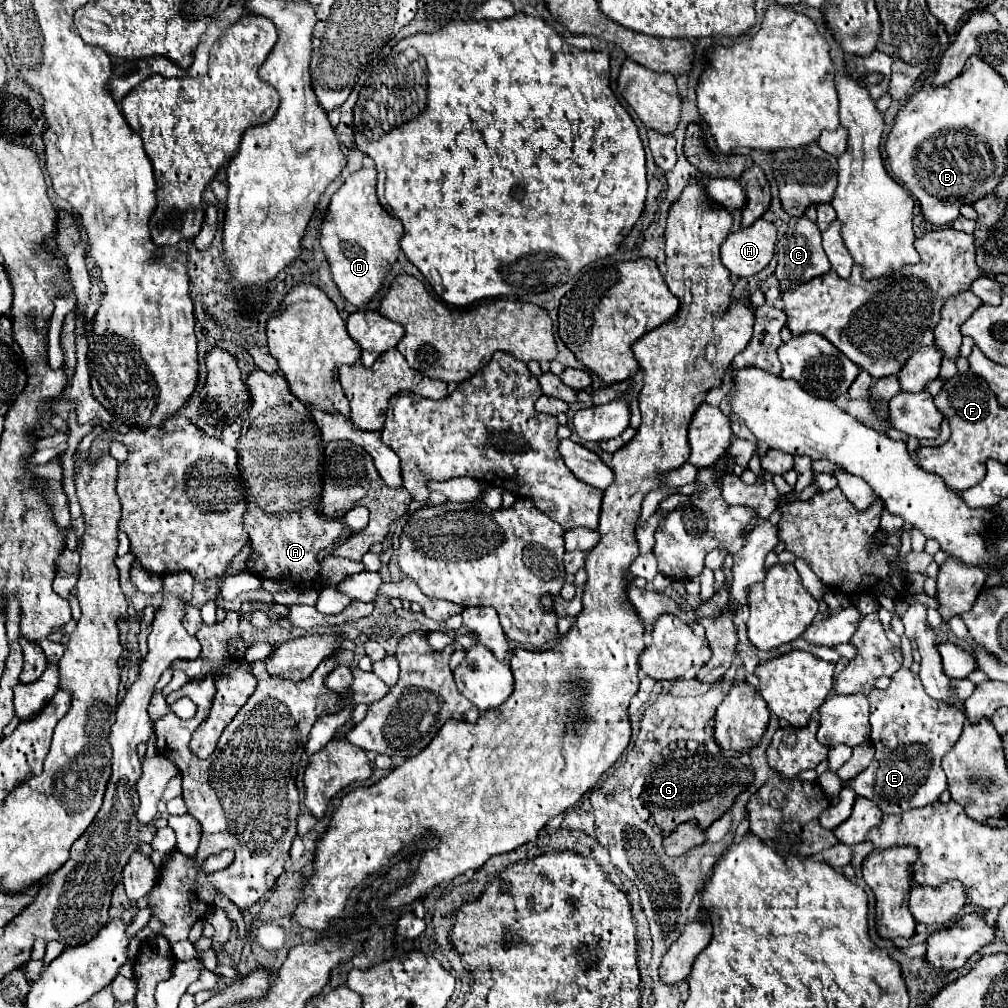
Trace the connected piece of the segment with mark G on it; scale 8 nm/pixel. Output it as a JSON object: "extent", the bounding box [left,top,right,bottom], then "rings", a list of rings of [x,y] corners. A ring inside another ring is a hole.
{"extent":[642,749,754,835],"rings":[[[676,749],[664,757],[662,763],[654,765],[646,779],[646,791],[642,801],[648,805],[652,819],[668,835],[676,825],[696,819],[702,829],[708,829],[716,819],[720,819],[734,803],[734,799],[750,787],[754,781],[754,771],[740,763],[736,755],[718,753],[710,755],[706,751],[690,753],[688,749]]]}

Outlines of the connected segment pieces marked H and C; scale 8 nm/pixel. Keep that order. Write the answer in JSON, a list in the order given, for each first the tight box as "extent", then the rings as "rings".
[{"extent":[720,219,776,277],"rings":[[[758,219],[750,227],[730,233],[720,247],[724,267],[736,277],[750,277],[760,273],[774,257],[776,227]]]},{"extent":[776,215,830,291],"rings":[[[806,215],[798,217],[790,227],[788,231],[784,233],[784,237],[776,243],[776,249],[778,249],[778,267],[776,267],[776,279],[782,287],[782,291],[788,291],[788,289],[794,289],[798,283],[806,283],[814,277],[820,277],[824,273],[830,271],[830,263],[828,263],[828,257],[822,249],[822,239],[820,239],[820,231],[818,231],[818,225],[812,223]]]}]

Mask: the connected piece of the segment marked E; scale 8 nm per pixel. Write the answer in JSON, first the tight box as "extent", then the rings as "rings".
{"extent":[844,667,966,813],"rings":[[[904,667],[890,677],[886,691],[872,689],[868,699],[876,755],[866,771],[844,785],[852,787],[856,795],[874,801],[884,813],[904,813],[938,801],[940,793],[946,791],[946,775],[940,761],[962,733],[966,719],[962,709],[930,699],[920,677]]]}

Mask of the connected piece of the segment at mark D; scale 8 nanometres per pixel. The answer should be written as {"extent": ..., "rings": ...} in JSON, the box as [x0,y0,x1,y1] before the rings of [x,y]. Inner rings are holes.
{"extent":[320,167,404,307],"rings":[[[362,167],[352,173],[332,195],[320,227],[320,245],[342,297],[346,297],[352,305],[362,307],[378,293],[384,275],[398,257],[398,241],[402,233],[404,229],[400,219],[394,219],[376,197],[376,169]]]}

